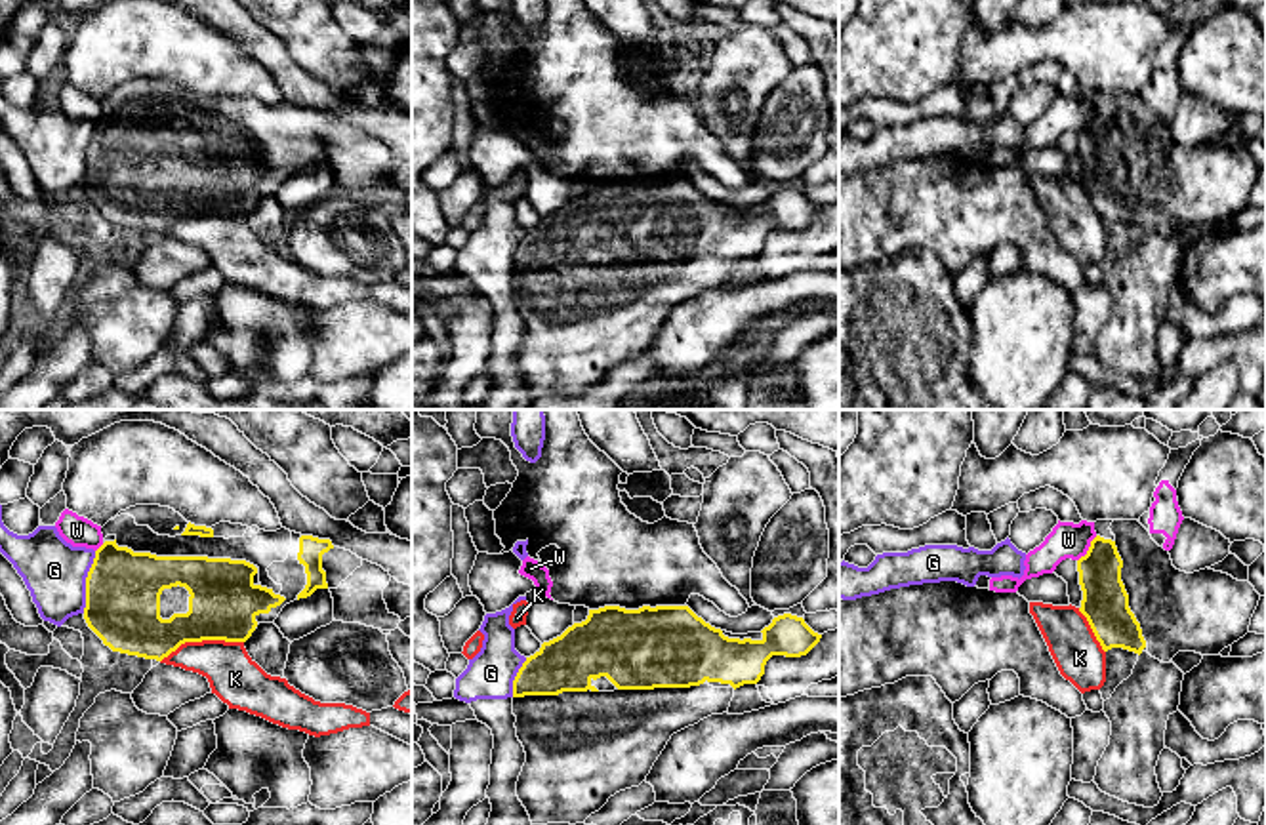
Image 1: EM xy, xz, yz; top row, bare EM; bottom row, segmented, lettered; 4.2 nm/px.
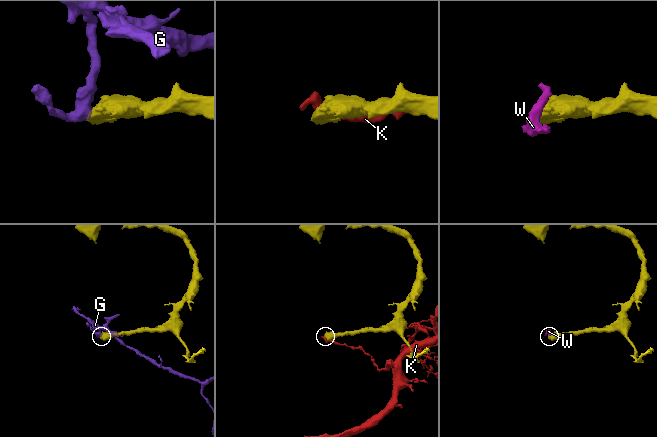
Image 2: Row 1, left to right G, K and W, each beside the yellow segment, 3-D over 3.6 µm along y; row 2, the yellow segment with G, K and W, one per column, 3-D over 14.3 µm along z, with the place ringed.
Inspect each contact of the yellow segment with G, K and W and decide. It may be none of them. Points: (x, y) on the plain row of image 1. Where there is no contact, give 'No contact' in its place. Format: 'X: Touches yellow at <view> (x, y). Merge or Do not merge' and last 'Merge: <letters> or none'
G: Touches yellow at xy (86, 155). Do not merge
K: Touches yellow at xy (201, 214). Do not merge
W: Touches yellow at yz (1089, 122). Do not merge
Merge: none

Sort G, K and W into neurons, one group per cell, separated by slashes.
G / K / W

